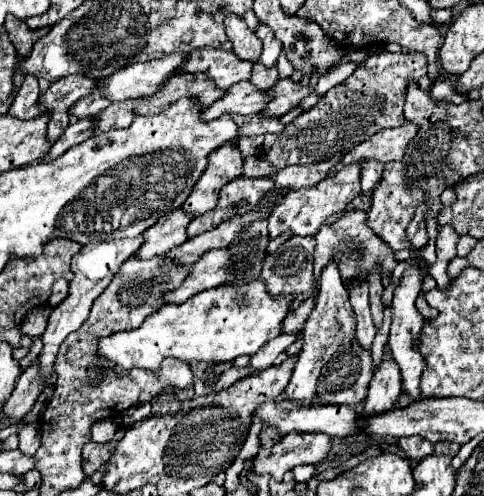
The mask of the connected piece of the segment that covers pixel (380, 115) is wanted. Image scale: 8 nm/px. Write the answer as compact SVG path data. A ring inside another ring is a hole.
M382 51L369 56L345 82L333 86L311 110L299 114L291 124L287 124L281 132L281 138L277 138L265 152L265 158L277 170L291 164L313 164L349 152L353 146L371 138L381 128L399 126L405 122L403 104L411 80L421 80L425 90L429 90L433 84L427 76L427 60L419 52L391 54Z

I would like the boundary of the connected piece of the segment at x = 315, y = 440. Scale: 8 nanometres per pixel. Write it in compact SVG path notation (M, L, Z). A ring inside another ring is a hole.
M289 432L273 448L259 448L257 456L249 472L261 476L269 474L275 480L283 480L283 474L299 464L317 464L321 462L333 438L327 434L305 434L305 432Z

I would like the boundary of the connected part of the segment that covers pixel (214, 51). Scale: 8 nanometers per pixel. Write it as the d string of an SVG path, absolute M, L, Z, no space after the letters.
M195 48L189 52L189 60L185 60L183 74L205 74L211 78L217 88L227 90L229 86L249 80L253 62L239 60L231 50L219 48Z

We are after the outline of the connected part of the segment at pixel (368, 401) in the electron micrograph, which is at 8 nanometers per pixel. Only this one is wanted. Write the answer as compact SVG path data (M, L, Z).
M385 346L387 352L383 356L381 366L377 368L371 384L369 384L369 394L365 398L363 406L363 416L371 418L377 414L383 414L385 410L391 410L401 394L401 374L399 366L391 358L389 346Z

